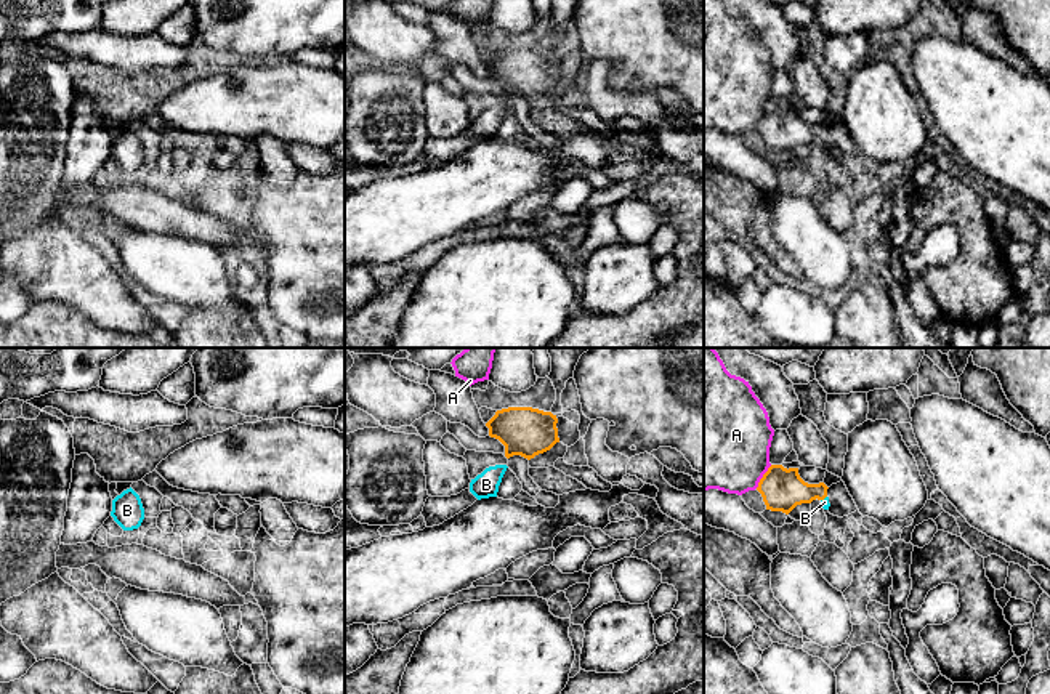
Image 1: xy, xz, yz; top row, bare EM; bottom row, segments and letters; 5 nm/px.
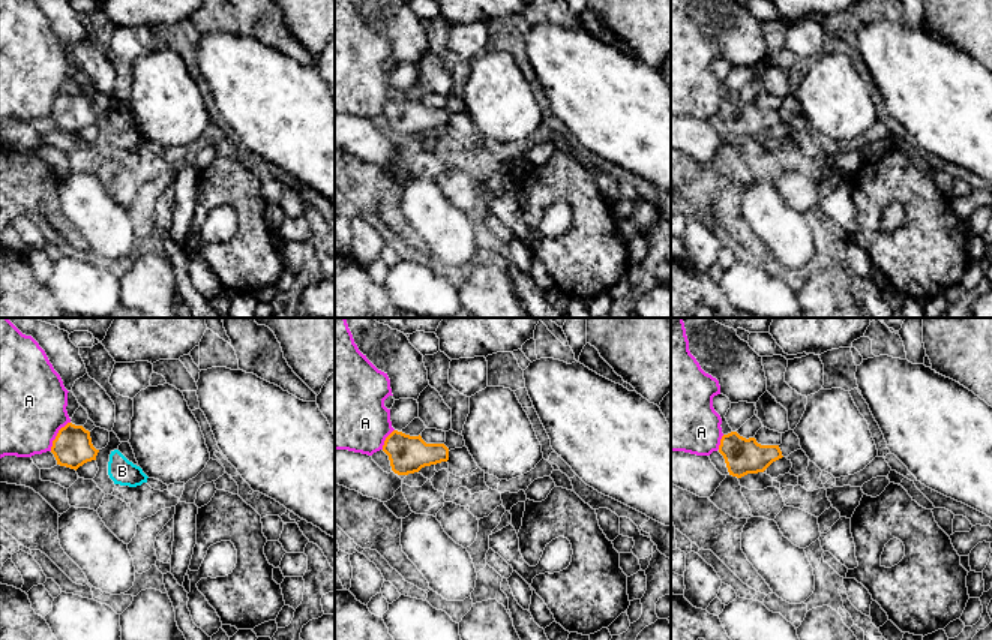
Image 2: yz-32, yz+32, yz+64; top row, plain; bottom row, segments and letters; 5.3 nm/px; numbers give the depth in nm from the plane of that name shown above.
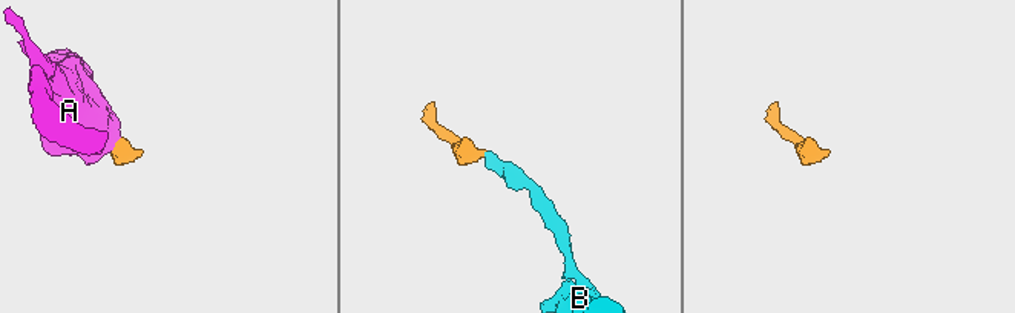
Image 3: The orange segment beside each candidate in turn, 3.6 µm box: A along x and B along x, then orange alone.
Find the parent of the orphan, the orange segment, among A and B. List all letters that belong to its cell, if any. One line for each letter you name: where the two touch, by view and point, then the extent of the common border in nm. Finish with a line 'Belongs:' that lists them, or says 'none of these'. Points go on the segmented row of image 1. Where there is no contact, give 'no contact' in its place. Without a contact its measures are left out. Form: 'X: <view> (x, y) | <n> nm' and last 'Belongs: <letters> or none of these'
B: yz (823, 499) | 40 nm
Belongs: B

